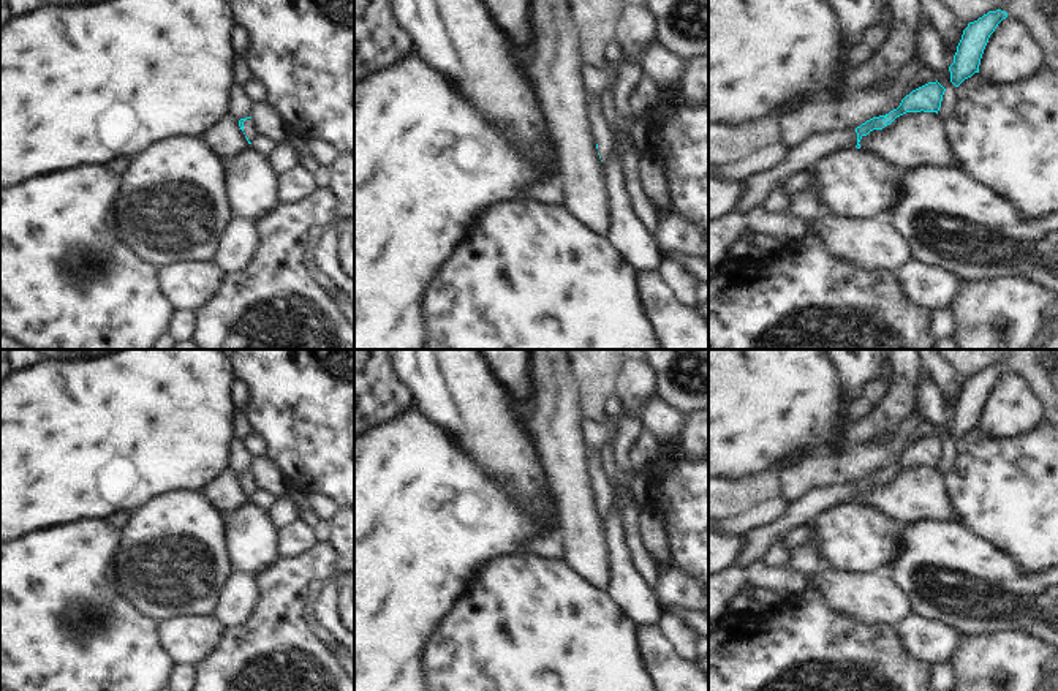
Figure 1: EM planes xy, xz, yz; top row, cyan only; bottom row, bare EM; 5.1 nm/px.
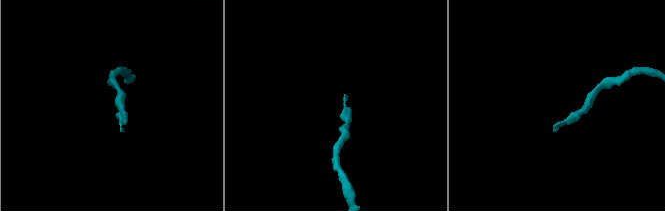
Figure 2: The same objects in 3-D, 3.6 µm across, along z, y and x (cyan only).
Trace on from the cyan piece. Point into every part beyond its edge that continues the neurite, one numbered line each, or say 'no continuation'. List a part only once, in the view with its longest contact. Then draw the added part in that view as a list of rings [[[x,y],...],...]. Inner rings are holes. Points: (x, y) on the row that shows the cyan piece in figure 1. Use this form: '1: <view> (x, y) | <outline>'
1: xy (250, 128) | [[[247,119],[244,122],[244,133],[251,144],[259,138],[258,125],[255,123],[253,119]]]

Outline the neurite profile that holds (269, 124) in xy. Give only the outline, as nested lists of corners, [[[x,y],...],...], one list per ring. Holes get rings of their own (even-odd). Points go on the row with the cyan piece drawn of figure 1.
[[[269,101],[256,104],[251,119],[258,125],[259,136],[270,136],[277,142],[285,141],[286,136],[285,123]]]

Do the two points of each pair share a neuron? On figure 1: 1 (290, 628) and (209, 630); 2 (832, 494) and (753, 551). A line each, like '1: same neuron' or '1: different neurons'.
1: different neurons
2: same neuron

